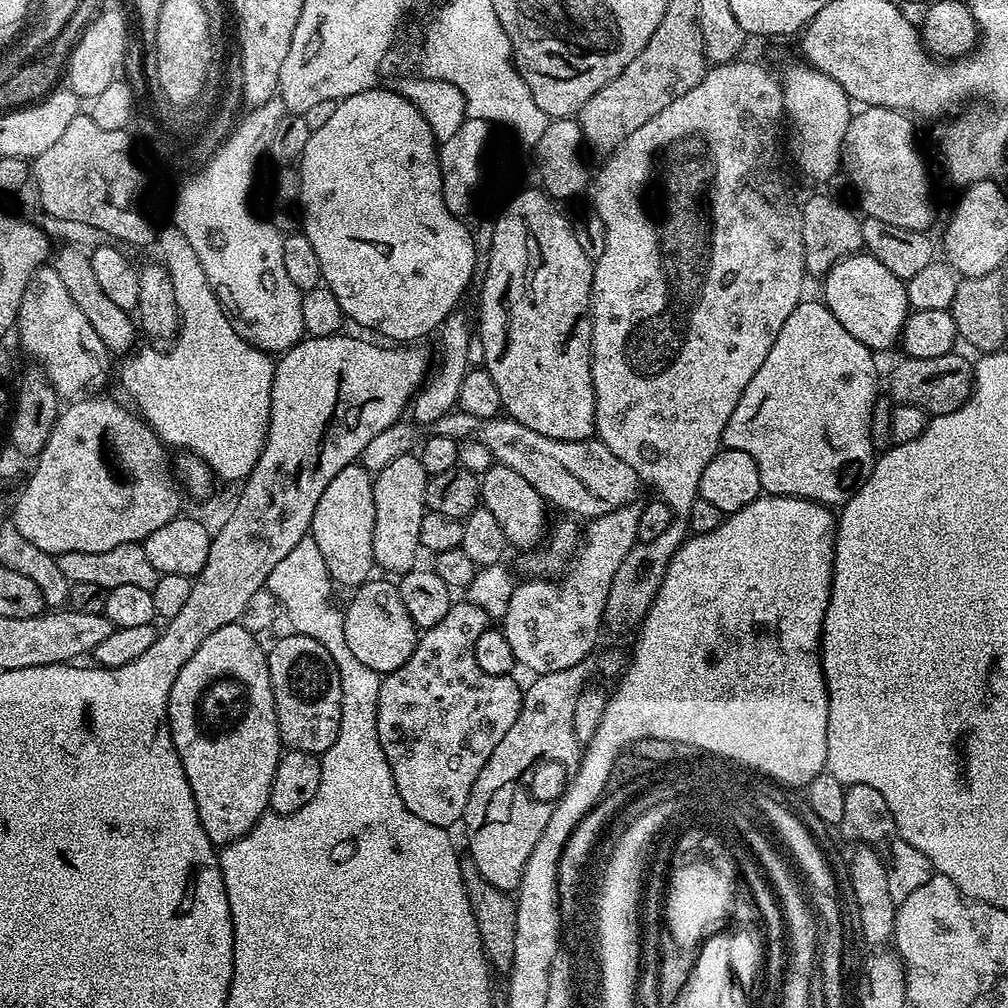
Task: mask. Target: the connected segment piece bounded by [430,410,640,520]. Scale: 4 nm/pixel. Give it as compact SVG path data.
M453 410L438 418L430 426L435 436L457 440L476 440L486 446L492 459L526 478L547 503L552 503L569 515L589 520L612 513L622 505L633 503L640 481L634 470L622 462L609 447L598 438L590 440L556 440L523 426L509 416L494 419L477 418L459 410Z

